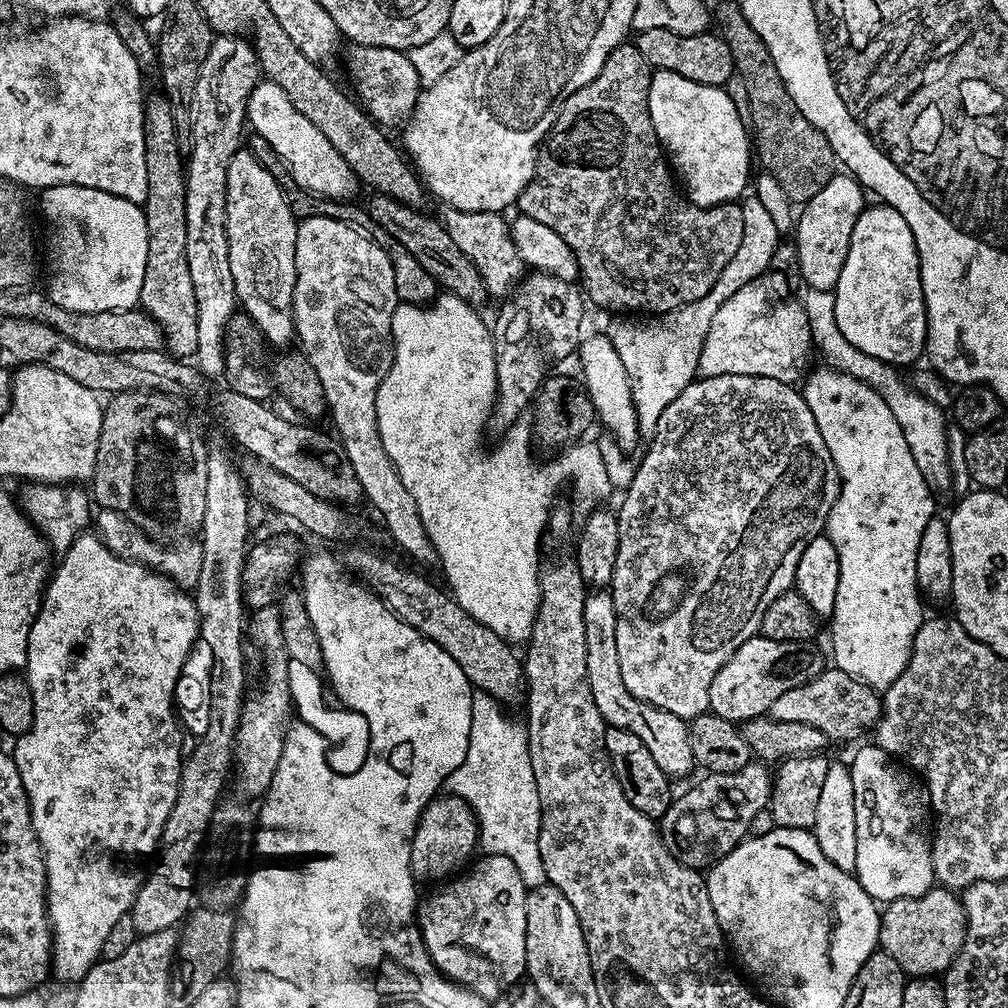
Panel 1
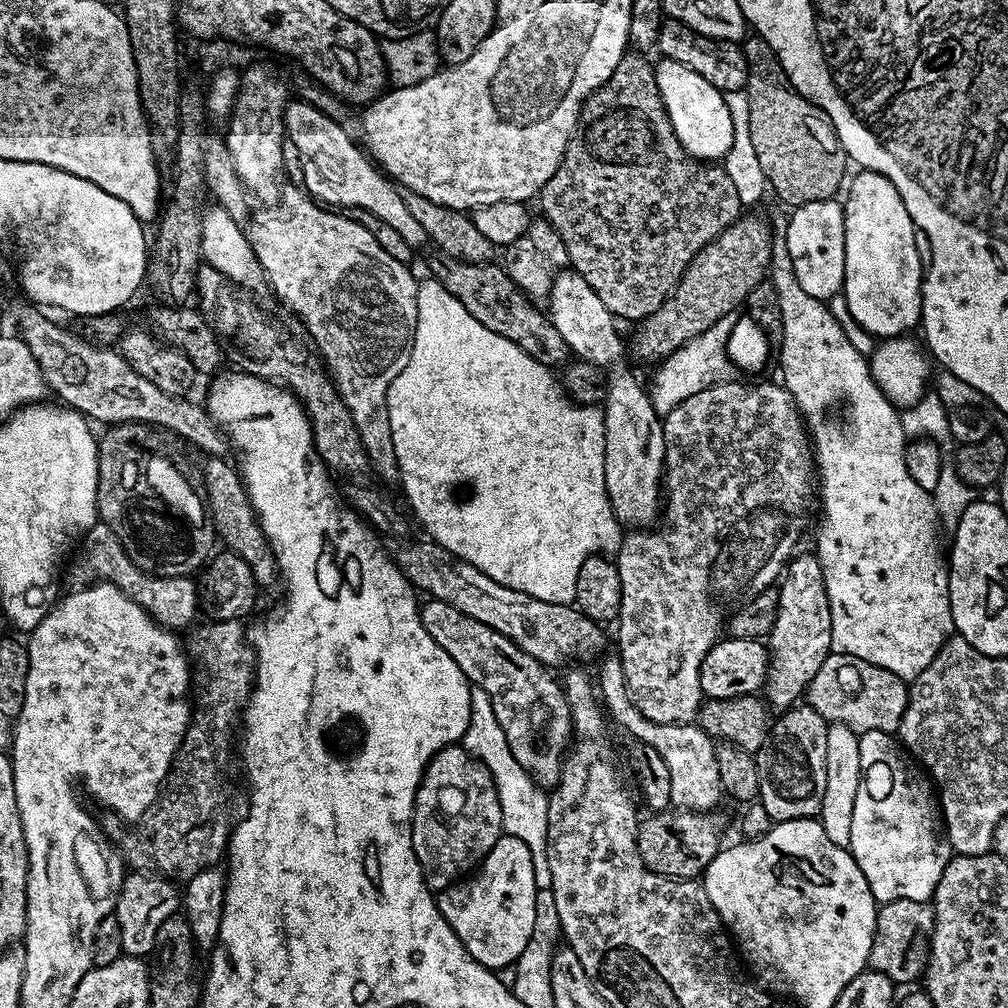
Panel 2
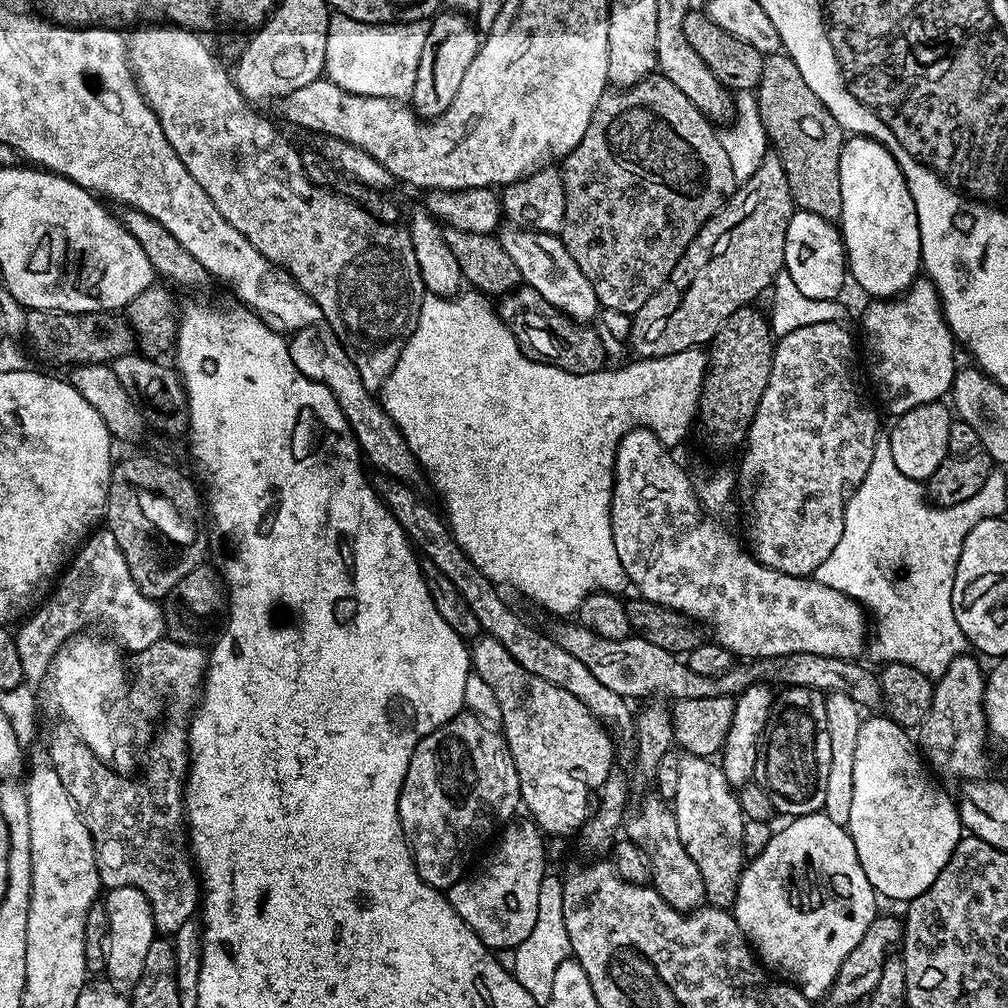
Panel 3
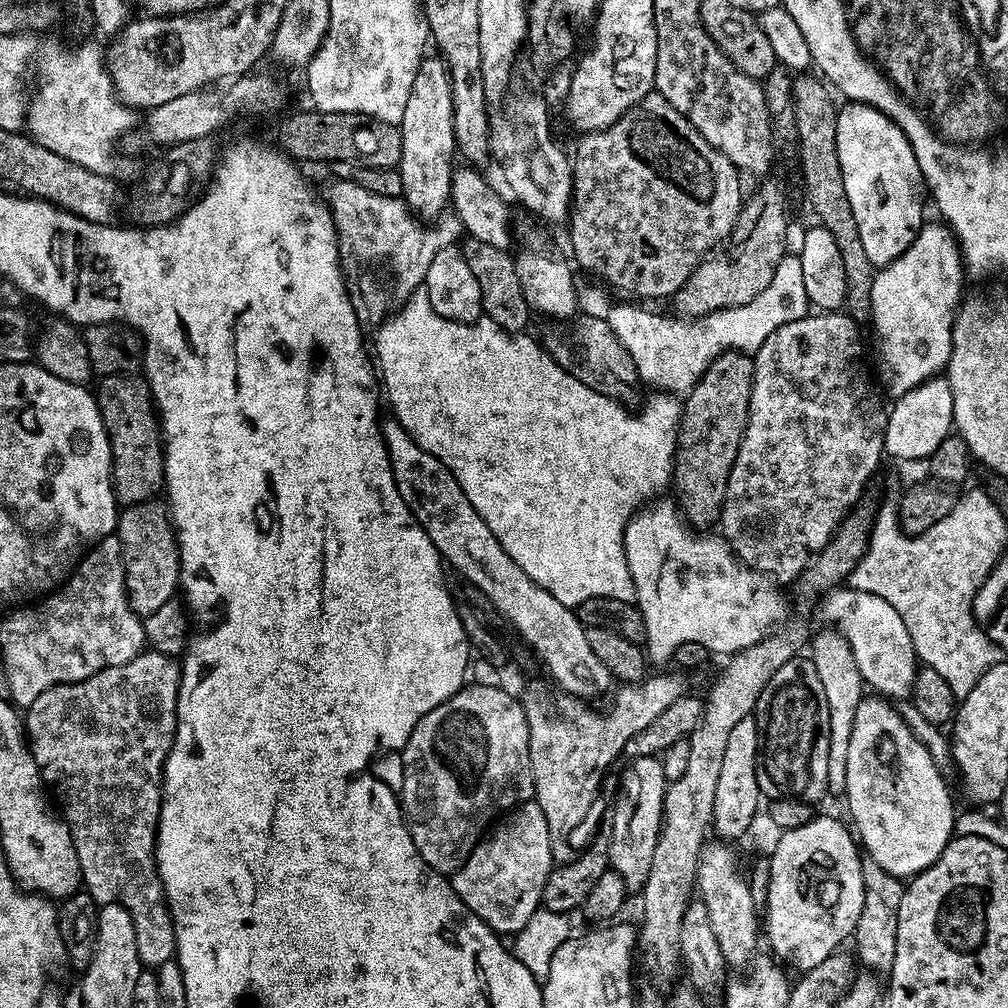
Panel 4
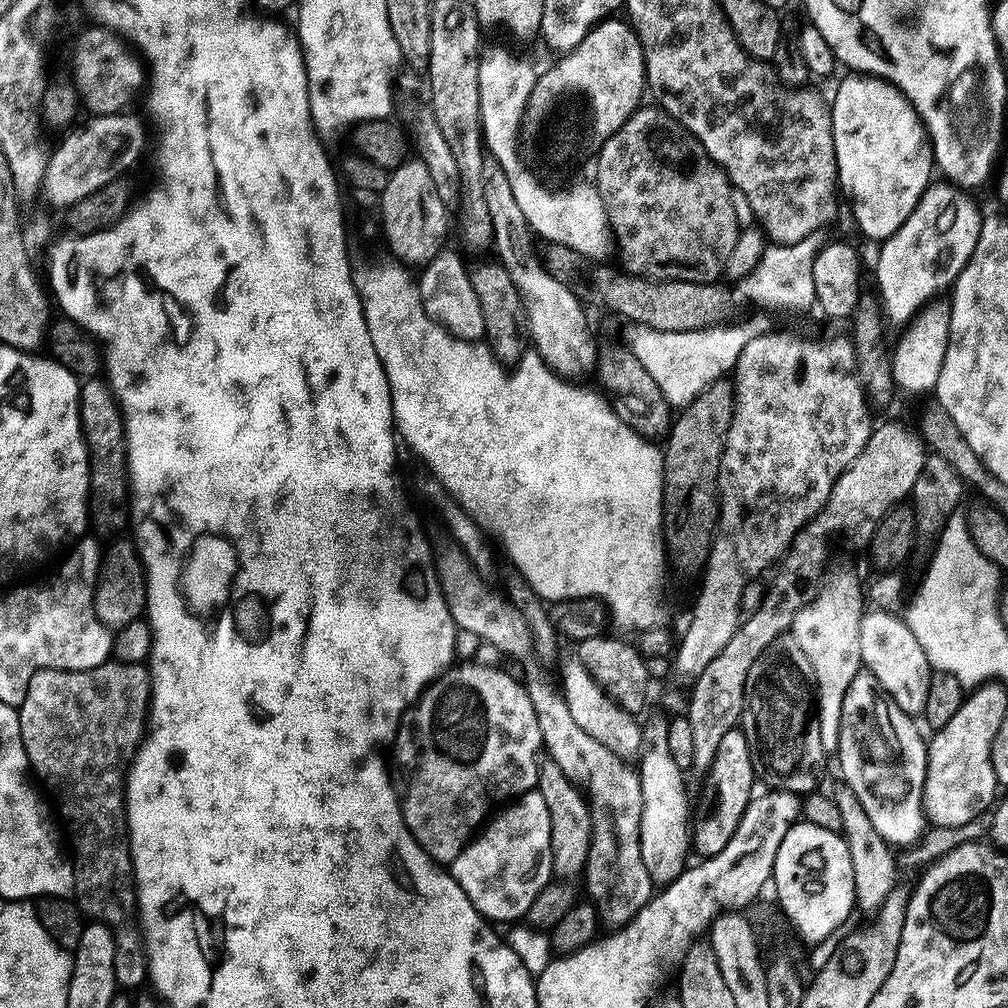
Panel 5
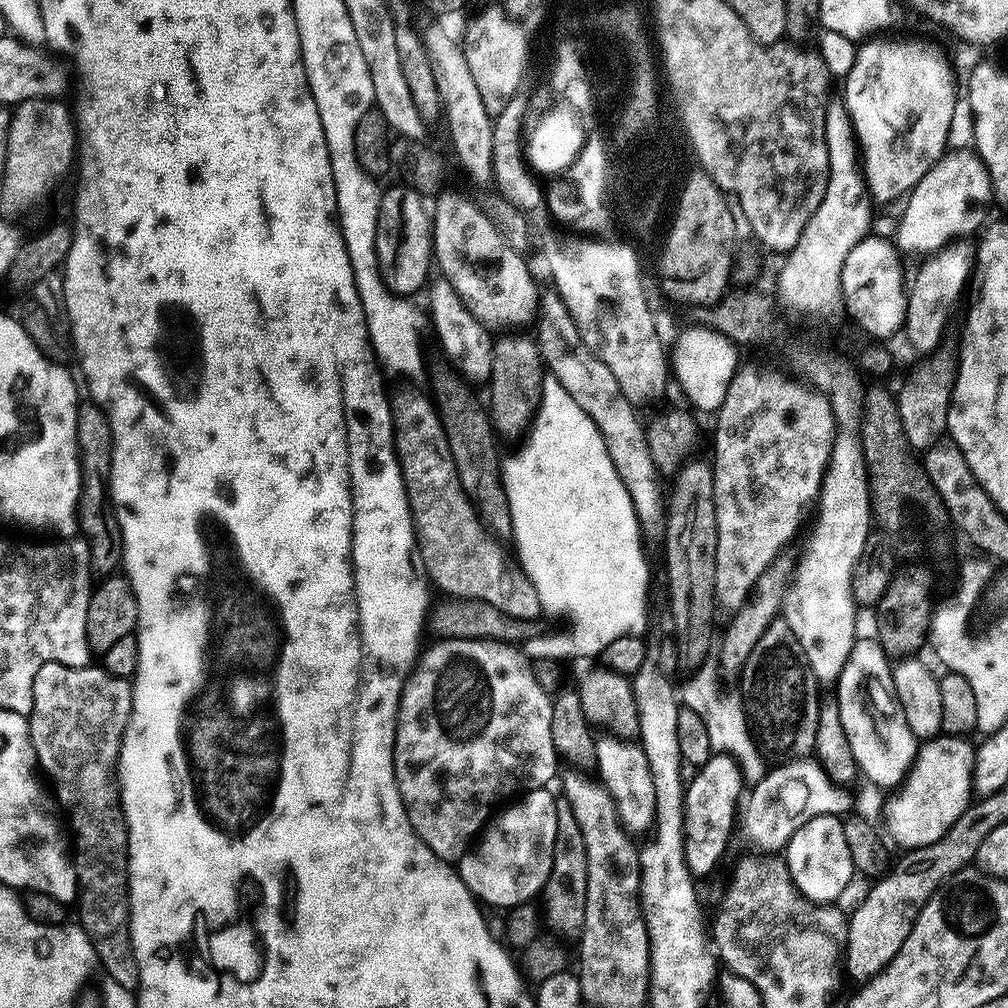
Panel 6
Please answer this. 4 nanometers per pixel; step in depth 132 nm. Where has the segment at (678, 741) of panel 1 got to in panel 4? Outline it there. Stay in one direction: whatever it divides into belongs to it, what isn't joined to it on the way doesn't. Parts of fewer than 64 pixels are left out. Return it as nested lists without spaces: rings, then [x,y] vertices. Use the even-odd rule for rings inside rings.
[[[716,838],[704,844],[696,867],[695,887],[699,899],[704,901],[706,914],[710,914],[710,927],[714,929],[714,938],[718,938],[718,950],[722,950],[725,965],[743,969],[751,965],[757,955],[756,939],[762,936],[762,920],[754,906],[748,881],[736,870],[736,856],[728,848],[731,847],[727,843]]]

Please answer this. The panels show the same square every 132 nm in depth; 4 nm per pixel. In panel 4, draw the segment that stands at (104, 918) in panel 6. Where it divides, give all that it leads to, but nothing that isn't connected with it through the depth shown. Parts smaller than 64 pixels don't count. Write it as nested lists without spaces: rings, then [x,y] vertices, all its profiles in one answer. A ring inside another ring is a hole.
[[[151,650],[141,651],[139,656],[135,656],[130,662],[126,662],[122,666],[110,666],[104,668],[100,672],[96,672],[90,678],[82,678],[78,682],[70,682],[69,684],[59,684],[50,690],[46,690],[42,694],[38,694],[38,698],[34,698],[34,702],[26,710],[26,739],[28,747],[32,749],[32,757],[40,771],[40,778],[43,787],[50,793],[54,799],[60,803],[58,807],[59,815],[62,817],[65,824],[68,825],[72,841],[74,842],[74,850],[78,854],[78,866],[80,867],[80,878],[82,881],[83,891],[87,892],[92,897],[97,905],[101,904],[122,904],[129,910],[135,910],[132,917],[134,922],[134,930],[136,931],[136,954],[140,959],[141,965],[148,970],[159,969],[160,965],[173,959],[176,949],[176,939],[172,934],[172,918],[168,915],[168,909],[159,899],[148,900],[140,909],[136,907],[140,904],[140,895],[144,892],[144,883],[157,883],[156,875],[156,821],[160,817],[160,793],[162,791],[162,771],[164,768],[164,759],[168,756],[169,749],[172,748],[172,738],[176,735],[176,698],[180,689],[180,664],[175,659],[161,652],[153,652]],[[74,732],[82,734],[108,734],[110,738],[116,740],[116,744],[110,744],[108,738],[98,738],[98,746],[102,746],[100,742],[104,742],[104,750],[98,752],[62,752],[62,746],[66,746],[66,740],[70,744],[72,742],[80,742],[82,736],[70,736]]]

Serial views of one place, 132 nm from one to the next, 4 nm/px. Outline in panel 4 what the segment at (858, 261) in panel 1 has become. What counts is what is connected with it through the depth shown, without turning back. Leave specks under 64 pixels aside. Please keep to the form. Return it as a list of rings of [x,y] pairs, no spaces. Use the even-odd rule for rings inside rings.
[[[848,102],[843,106],[845,108],[841,107],[836,114],[836,149],[842,170],[842,182],[846,186],[850,210],[854,210],[854,222],[858,222],[858,235],[862,237],[866,258],[870,258],[874,266],[883,266],[894,262],[894,258],[898,258],[908,249],[925,219],[924,200],[920,197],[922,177],[918,158],[914,154],[912,143],[893,117],[868,104]]]

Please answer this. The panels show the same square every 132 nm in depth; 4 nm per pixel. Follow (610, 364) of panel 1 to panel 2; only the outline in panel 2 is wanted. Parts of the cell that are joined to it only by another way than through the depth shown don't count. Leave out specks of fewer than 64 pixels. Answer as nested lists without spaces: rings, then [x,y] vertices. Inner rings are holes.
[[[571,270],[561,272],[552,284],[552,292],[546,304],[547,307],[552,307],[552,324],[558,334],[562,334],[573,357],[601,366],[616,364],[623,358],[626,344],[625,341],[624,344],[620,341],[620,332],[616,329],[617,317],[610,310],[606,310],[606,306],[602,306],[602,298],[598,298],[598,294],[594,294],[594,290],[586,286],[586,278]],[[616,364],[606,372],[606,395],[602,401],[604,413],[604,473],[606,494],[616,519],[629,529],[644,530],[657,523],[656,515],[662,512],[662,481],[664,479],[664,421],[652,404],[651,395],[628,373],[624,364]]]

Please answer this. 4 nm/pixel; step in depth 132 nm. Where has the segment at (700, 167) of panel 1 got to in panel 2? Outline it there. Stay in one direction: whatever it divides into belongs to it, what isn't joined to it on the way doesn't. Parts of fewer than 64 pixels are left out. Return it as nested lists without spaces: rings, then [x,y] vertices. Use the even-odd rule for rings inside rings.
[[[661,59],[659,63],[655,65],[658,90],[678,142],[695,160],[723,161],[735,136],[734,122],[724,101],[724,93],[710,86],[702,74],[694,74],[694,70],[682,66],[682,62]]]

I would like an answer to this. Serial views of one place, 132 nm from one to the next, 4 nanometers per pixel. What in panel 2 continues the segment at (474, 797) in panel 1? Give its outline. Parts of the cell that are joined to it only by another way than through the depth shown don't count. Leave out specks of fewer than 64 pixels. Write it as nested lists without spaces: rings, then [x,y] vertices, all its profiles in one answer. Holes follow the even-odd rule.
[[[473,687],[470,694],[470,726],[466,726],[462,747],[469,756],[479,760],[485,770],[492,775],[498,802],[502,806],[504,832],[526,842],[526,850],[530,850],[530,858],[534,861],[534,882],[537,889],[551,888],[548,857],[548,796],[532,781],[531,774],[522,770],[522,766],[518,766],[518,758],[510,754],[510,742],[506,742],[506,734],[502,734],[502,726],[498,726],[494,706],[490,706],[490,694],[486,694],[486,690],[478,687]]]

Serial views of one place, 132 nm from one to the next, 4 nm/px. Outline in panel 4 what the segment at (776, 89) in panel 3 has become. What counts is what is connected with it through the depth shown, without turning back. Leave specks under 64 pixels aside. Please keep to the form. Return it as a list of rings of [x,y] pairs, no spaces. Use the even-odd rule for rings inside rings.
[[[800,74],[793,79],[793,108],[796,115],[797,136],[795,143],[800,144],[800,176],[804,179],[804,196],[817,216],[819,227],[826,229],[830,238],[834,238],[834,246],[838,246],[838,254],[842,254],[842,271],[846,274],[846,294],[844,308],[847,315],[857,322],[868,322],[872,319],[872,287],[877,269],[866,258],[866,250],[862,246],[862,237],[858,235],[858,222],[854,222],[854,210],[850,210],[850,202],[846,198],[846,186],[842,182],[842,170],[838,162],[836,149],[836,114],[837,105],[832,105],[833,93],[829,85],[819,75]]]

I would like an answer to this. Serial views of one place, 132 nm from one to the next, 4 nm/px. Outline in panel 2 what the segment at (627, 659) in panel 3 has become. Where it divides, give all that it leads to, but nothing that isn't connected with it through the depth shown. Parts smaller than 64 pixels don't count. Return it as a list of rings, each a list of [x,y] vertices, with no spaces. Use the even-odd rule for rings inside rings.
[[[423,539],[401,543],[400,549],[394,552],[396,565],[412,587],[421,593],[428,592],[424,594],[431,599],[452,604],[462,614],[478,618],[478,622],[490,626],[490,630],[498,630],[498,634],[513,640],[519,648],[526,650],[526,654],[530,654],[530,658],[545,666],[567,665],[580,660],[595,661],[605,651],[605,629],[595,620],[586,618],[572,604],[542,602],[530,594],[522,594],[522,590],[502,586],[494,582],[494,578],[482,574],[478,566],[450,554],[450,550],[435,540]]]

